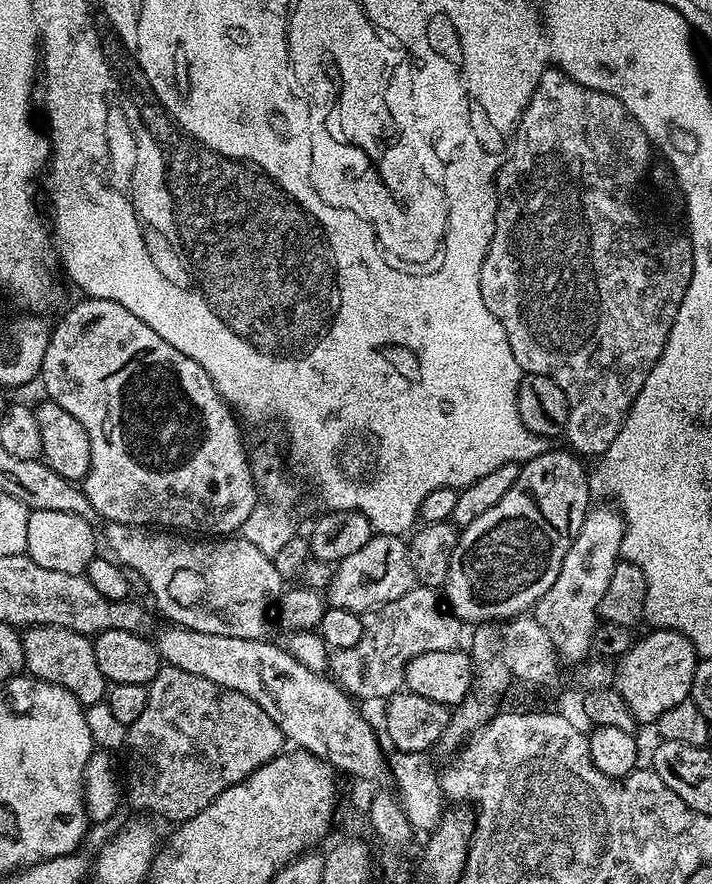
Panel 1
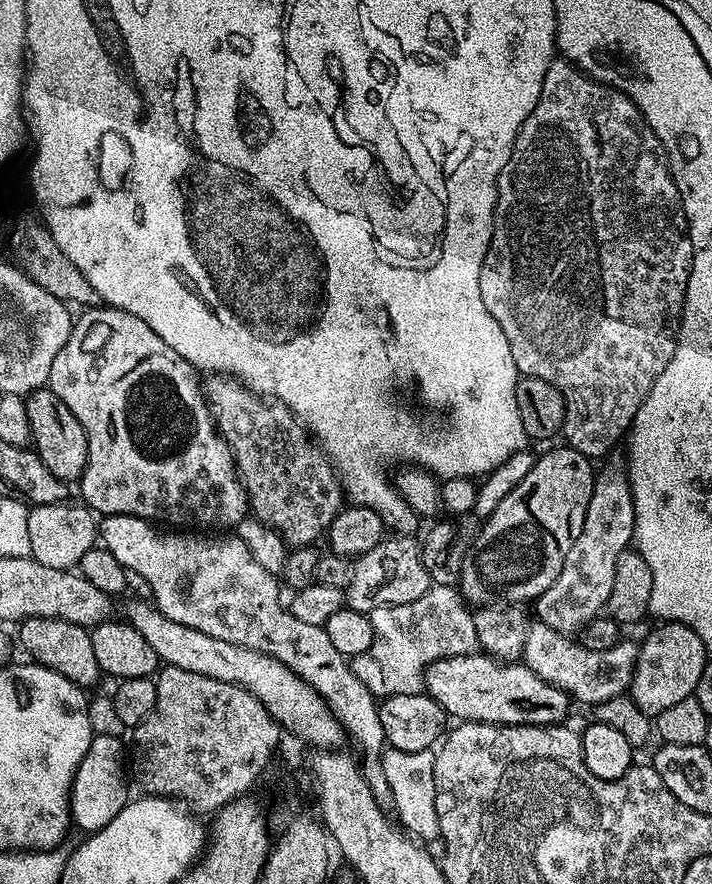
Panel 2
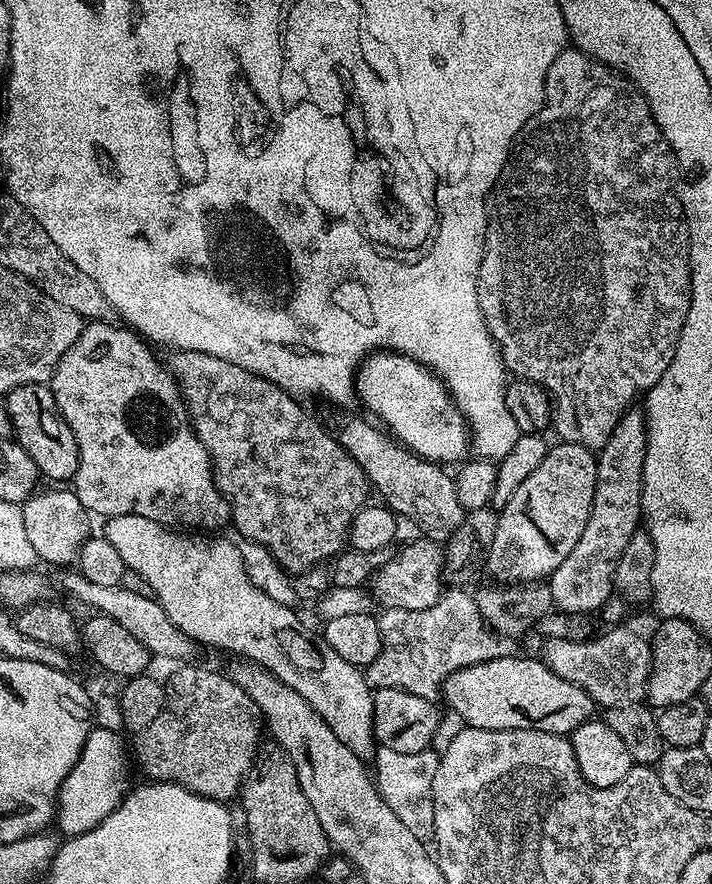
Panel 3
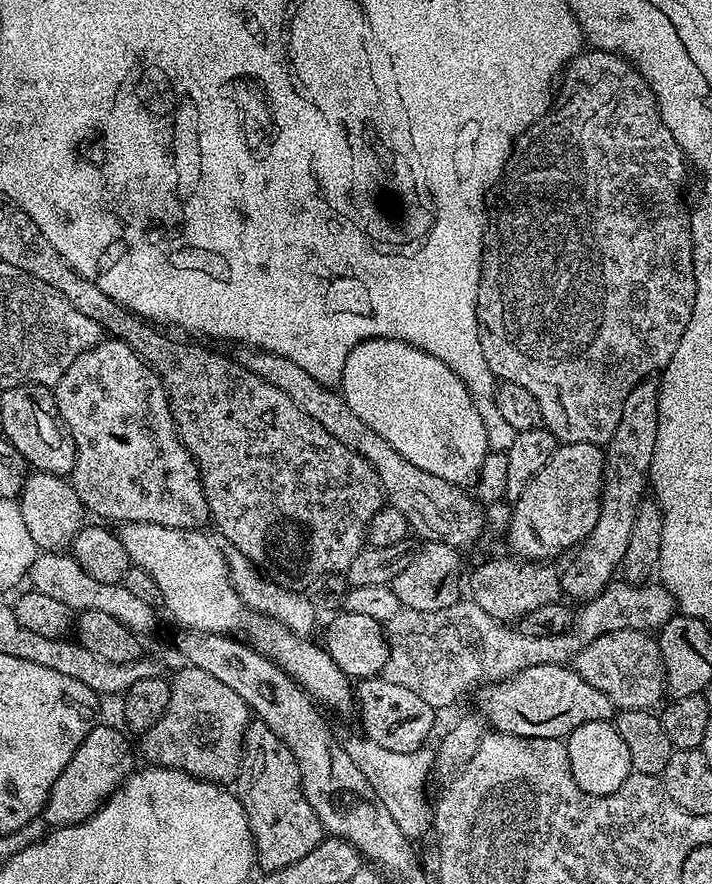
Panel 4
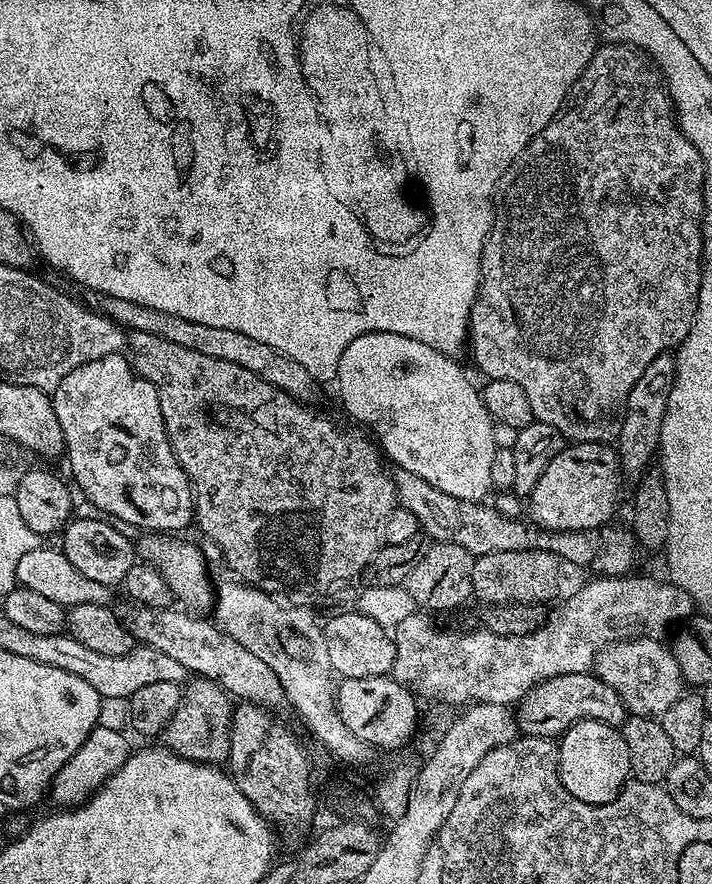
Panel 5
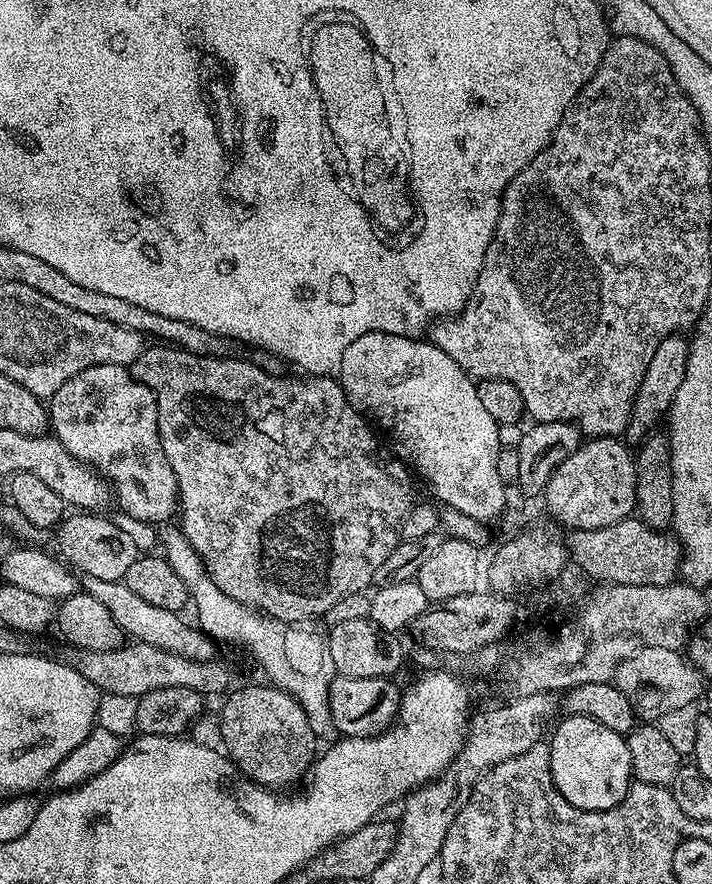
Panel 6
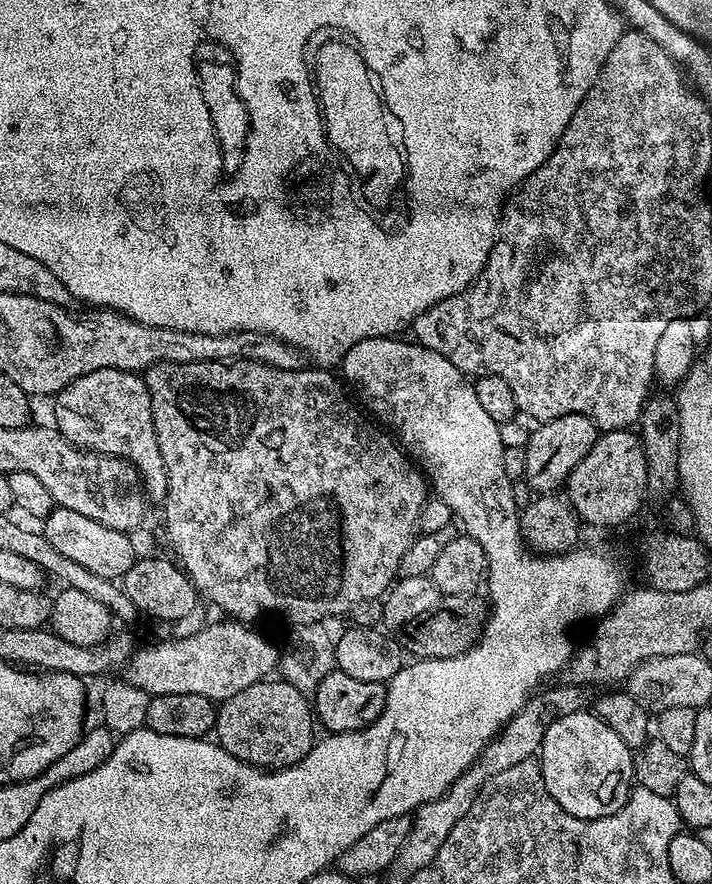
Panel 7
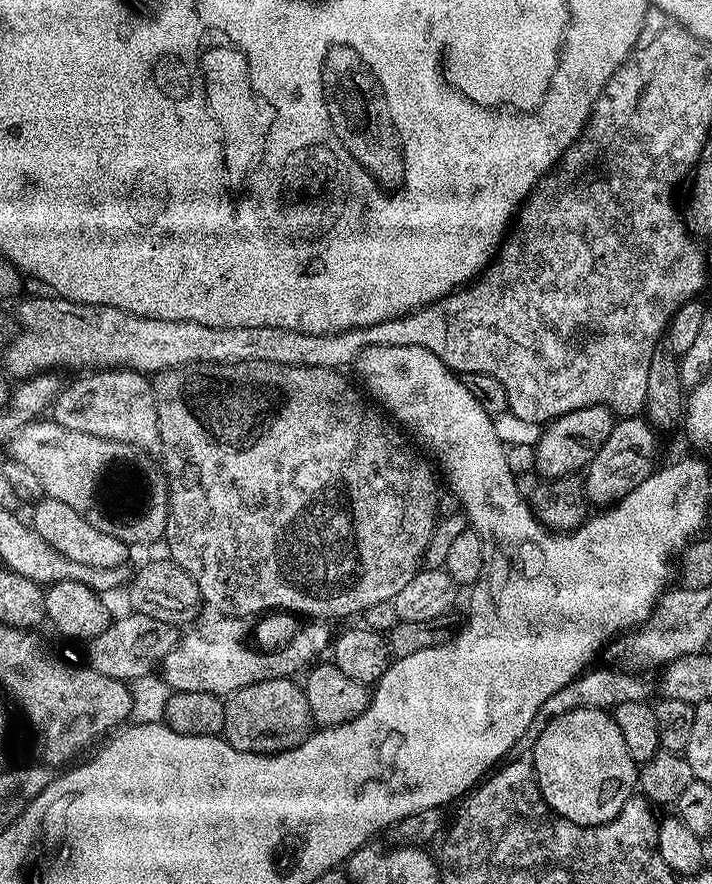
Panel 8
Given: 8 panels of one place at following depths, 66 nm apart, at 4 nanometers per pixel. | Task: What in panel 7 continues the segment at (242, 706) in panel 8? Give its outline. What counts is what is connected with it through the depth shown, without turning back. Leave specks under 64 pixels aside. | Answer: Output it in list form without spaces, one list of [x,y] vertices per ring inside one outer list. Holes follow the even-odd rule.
[[[269,678],[254,682],[254,686],[246,686],[246,690],[238,690],[234,698],[223,701],[219,705],[216,714],[216,727],[214,729],[215,743],[225,748],[234,758],[238,758],[247,764],[253,764],[256,768],[275,770],[294,766],[311,750],[318,732],[314,727],[314,708],[309,697],[290,686],[283,678]]]

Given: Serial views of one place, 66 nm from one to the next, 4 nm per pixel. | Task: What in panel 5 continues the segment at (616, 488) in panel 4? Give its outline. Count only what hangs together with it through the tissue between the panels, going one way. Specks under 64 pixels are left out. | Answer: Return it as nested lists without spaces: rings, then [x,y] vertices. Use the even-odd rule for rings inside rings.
[[[671,351],[662,353],[646,370],[642,370],[642,378],[634,382],[634,390],[624,403],[624,411],[620,418],[620,431],[614,437],[614,447],[620,462],[621,473],[635,482],[644,475],[648,464],[653,463],[660,446],[660,435],[662,434],[662,418],[666,418],[666,402],[670,390],[674,386],[676,377],[676,357]]]

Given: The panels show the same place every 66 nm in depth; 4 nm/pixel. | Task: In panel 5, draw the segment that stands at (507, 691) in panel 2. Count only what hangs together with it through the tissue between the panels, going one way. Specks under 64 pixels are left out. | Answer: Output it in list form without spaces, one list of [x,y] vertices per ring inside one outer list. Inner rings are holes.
[[[586,671],[578,674],[562,674],[549,680],[543,680],[540,684],[535,684],[515,705],[514,715],[517,729],[523,735],[559,738],[564,735],[564,731],[570,725],[576,724],[580,720],[597,720],[603,724],[609,724],[611,728],[620,728],[630,713],[616,690],[606,686],[606,682],[599,680],[591,671]]]

